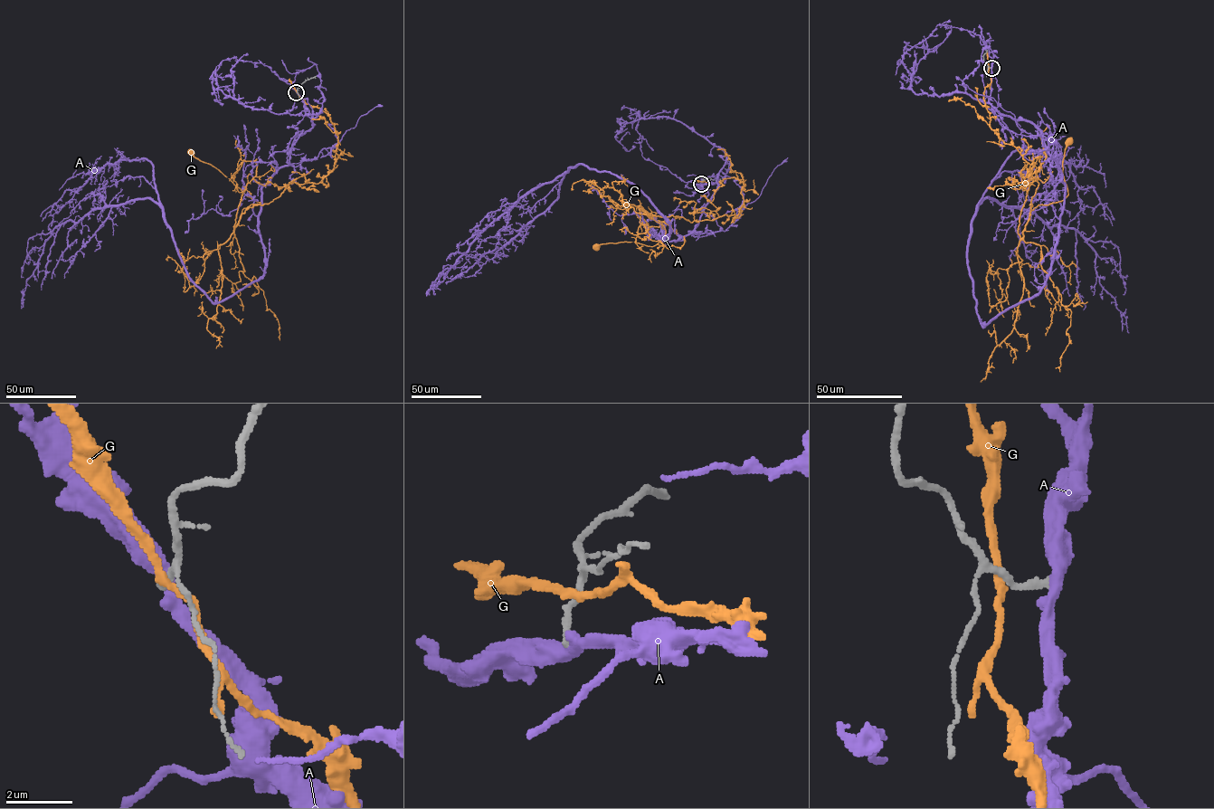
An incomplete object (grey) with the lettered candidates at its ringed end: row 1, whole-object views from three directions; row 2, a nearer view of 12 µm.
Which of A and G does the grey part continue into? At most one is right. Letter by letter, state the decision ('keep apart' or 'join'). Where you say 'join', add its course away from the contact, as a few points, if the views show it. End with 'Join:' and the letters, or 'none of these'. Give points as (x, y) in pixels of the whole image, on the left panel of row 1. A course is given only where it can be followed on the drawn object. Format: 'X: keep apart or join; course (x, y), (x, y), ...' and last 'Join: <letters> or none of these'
A: keep apart
G: keep apart
Join: none of these

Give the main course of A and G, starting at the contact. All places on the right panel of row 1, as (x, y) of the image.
A: (991, 67), (1064, 208), (1045, 285), (981, 323), (988, 197), (1076, 231), (1129, 332)
G: (989, 67), (990, 128), (1038, 184), (1029, 215), (1067, 195), (1067, 140)

